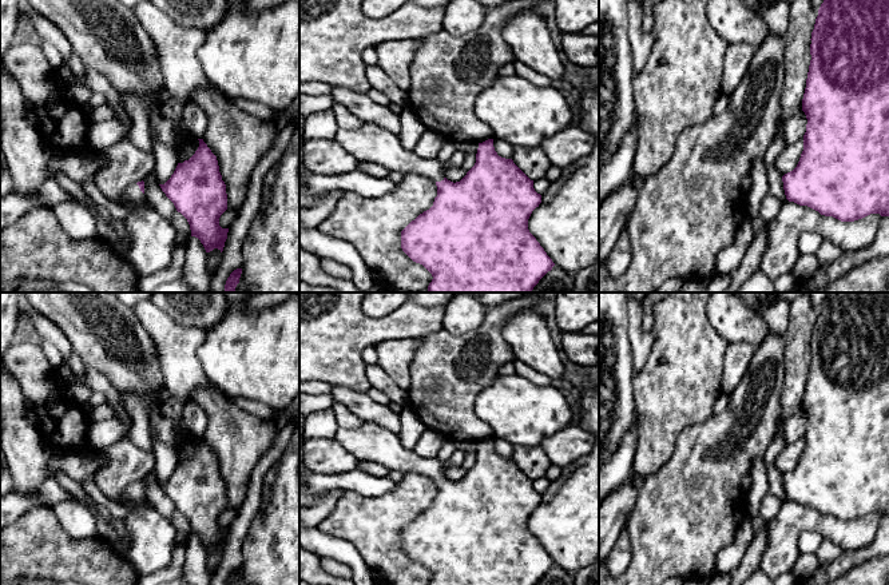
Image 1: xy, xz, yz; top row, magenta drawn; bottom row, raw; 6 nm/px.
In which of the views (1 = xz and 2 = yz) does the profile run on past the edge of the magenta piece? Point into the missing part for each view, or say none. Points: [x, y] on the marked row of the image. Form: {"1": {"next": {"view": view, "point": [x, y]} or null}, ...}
{"1": {"next": {"view": "xz", "point": [372, 143]}}, "2": {"next": null}}

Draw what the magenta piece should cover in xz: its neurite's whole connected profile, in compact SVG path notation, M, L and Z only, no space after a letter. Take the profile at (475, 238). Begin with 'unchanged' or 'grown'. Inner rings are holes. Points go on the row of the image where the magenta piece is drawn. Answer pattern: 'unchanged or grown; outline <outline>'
grown; outline M365 122L358 132L353 130L338 128L334 139L358 162L369 162L377 163L380 166L388 167L392 171L398 171L401 174L418 174L424 175L436 182L437 186L437 196L434 198L433 206L420 214L414 220L412 220L402 231L401 231L401 248L402 251L416 263L422 264L433 276L432 282L428 286L429 292L532 292L533 287L539 283L539 280L552 270L555 263L547 255L544 248L536 240L536 238L528 230L528 219L532 211L539 207L541 203L541 195L537 194L533 188L533 180L531 180L515 163L512 159L505 159L497 155L493 147L493 139L488 139L483 143L479 143L476 163L467 172L467 175L460 182L451 182L442 175L442 164L438 159L424 159L417 156L413 151L406 150L398 136L386 128L377 126L373 122Z

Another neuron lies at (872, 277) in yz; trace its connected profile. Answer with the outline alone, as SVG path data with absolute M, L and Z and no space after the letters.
M889 255L857 266L841 275L837 280L811 290L803 286L805 280L797 282L798 292L884 292L889 282Z

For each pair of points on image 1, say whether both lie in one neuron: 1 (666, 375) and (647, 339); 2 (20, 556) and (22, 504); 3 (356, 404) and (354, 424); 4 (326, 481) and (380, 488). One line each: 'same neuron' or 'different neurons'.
1: different neurons
2: different neurons
3: different neurons
4: same neuron

